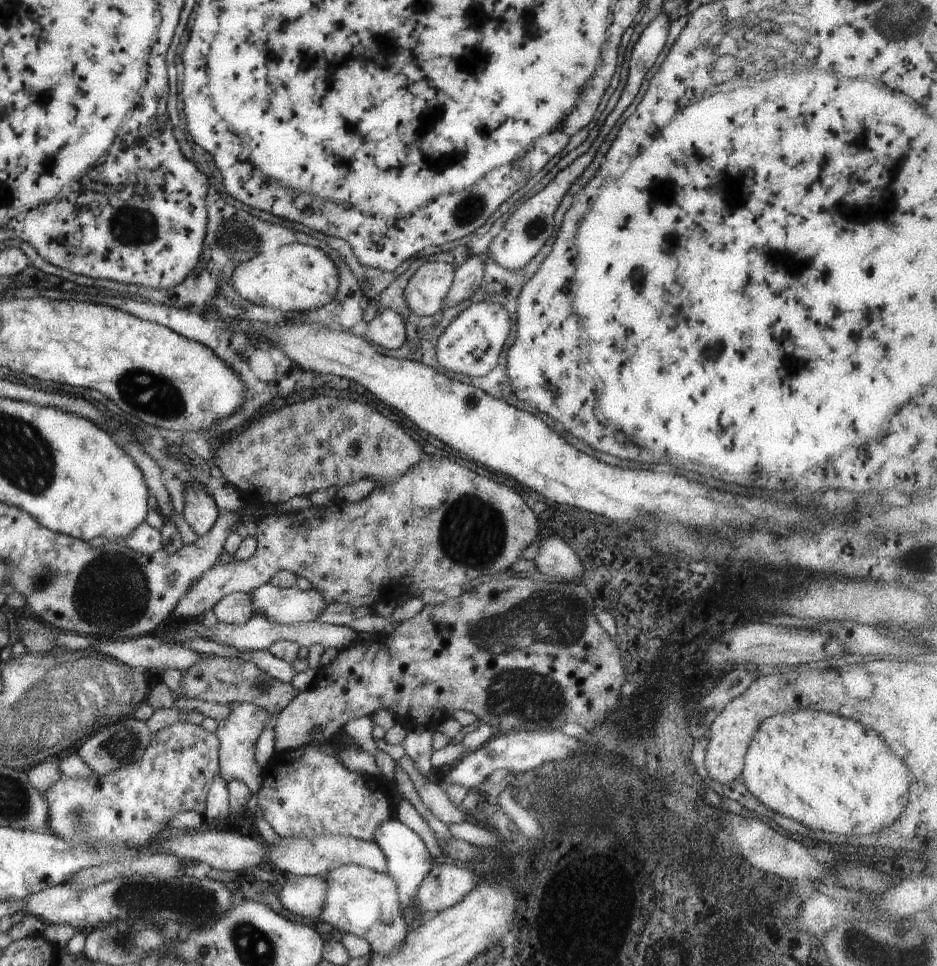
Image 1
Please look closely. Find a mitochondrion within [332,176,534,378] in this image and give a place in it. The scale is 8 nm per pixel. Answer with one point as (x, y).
(469, 209)

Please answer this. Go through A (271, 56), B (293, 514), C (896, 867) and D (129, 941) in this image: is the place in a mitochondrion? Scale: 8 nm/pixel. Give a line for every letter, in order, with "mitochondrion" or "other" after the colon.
A: other
B: other
C: other
D: mitochondrion

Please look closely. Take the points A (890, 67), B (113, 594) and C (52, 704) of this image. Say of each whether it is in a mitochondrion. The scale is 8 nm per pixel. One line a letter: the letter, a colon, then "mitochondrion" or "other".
A: other
B: mitochondrion
C: mitochondrion

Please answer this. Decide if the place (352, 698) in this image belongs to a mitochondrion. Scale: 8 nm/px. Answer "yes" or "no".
no

